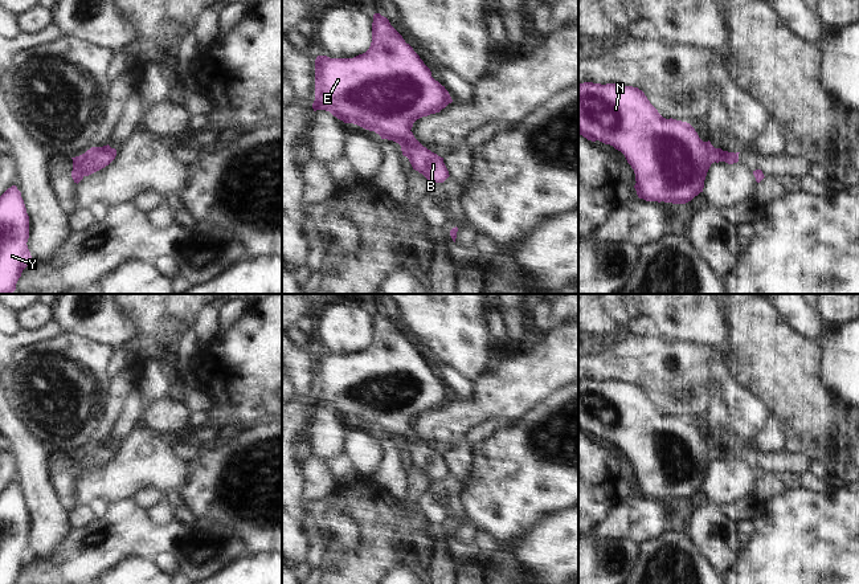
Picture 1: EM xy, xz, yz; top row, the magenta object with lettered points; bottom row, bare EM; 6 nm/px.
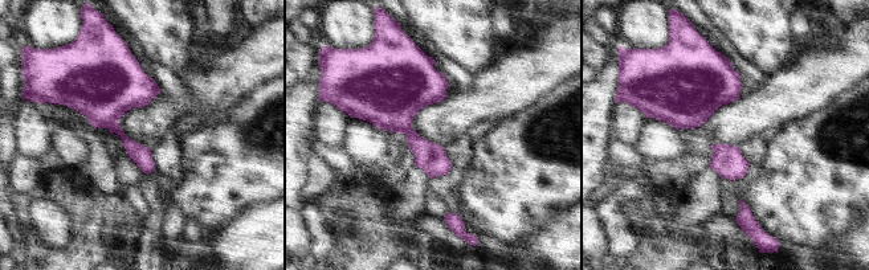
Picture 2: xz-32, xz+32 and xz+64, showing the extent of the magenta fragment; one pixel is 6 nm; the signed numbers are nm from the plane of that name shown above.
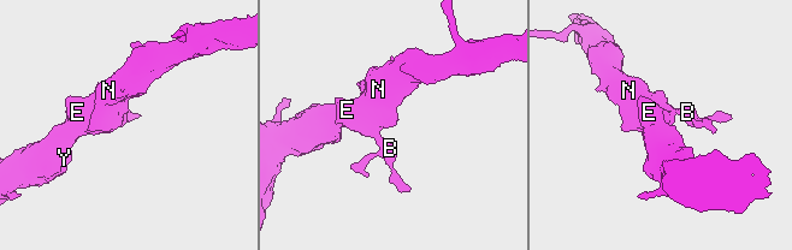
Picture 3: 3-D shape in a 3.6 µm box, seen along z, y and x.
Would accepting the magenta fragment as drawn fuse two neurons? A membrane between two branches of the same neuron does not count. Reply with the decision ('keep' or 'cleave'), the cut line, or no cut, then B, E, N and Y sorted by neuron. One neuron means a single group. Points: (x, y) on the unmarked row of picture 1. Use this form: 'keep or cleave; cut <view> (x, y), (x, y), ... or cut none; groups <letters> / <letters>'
keep; cut none; groups B E N Y

